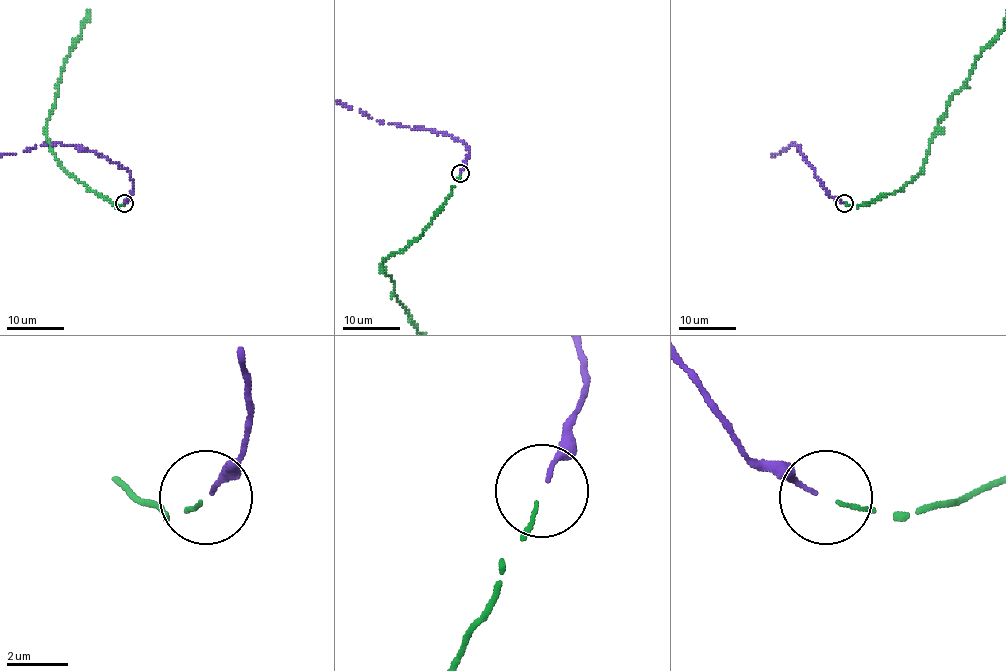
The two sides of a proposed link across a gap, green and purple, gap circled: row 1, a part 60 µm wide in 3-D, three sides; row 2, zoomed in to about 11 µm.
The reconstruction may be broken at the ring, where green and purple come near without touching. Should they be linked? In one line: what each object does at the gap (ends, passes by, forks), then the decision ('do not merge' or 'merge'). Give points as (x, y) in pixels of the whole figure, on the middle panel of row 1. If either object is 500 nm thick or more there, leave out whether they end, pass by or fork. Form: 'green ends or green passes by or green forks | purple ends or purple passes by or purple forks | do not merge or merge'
green ends | purple ends | merge

